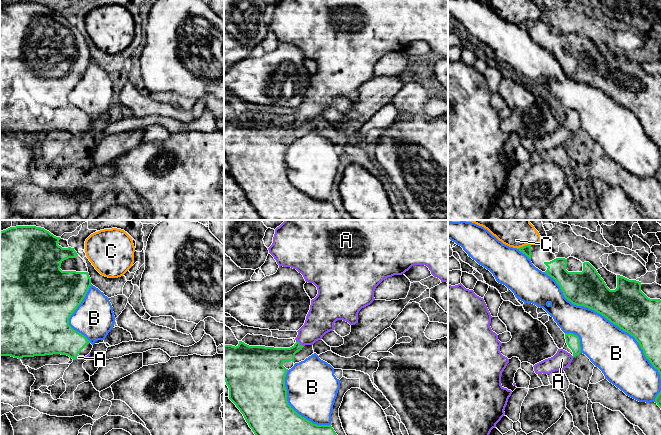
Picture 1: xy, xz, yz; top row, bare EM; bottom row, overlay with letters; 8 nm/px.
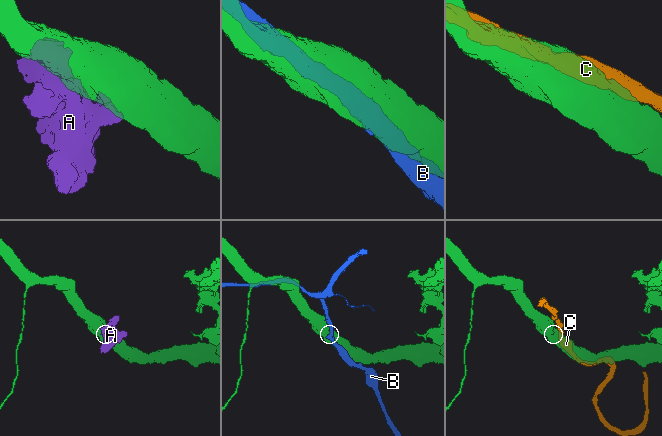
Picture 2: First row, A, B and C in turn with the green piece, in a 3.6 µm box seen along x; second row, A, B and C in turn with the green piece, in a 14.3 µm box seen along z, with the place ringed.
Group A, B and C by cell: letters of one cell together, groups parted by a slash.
A / B / C

